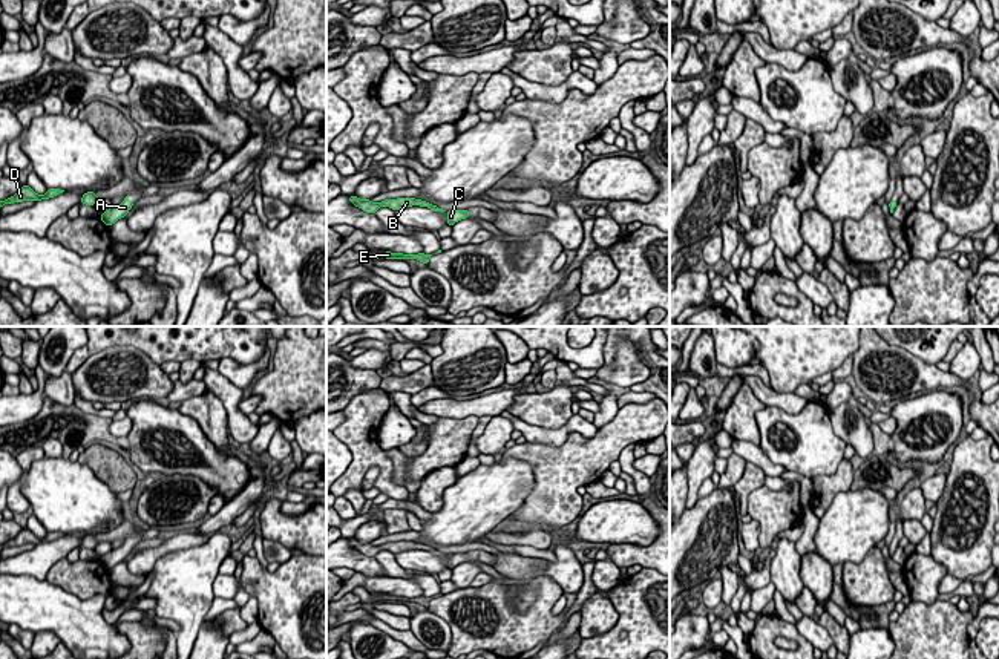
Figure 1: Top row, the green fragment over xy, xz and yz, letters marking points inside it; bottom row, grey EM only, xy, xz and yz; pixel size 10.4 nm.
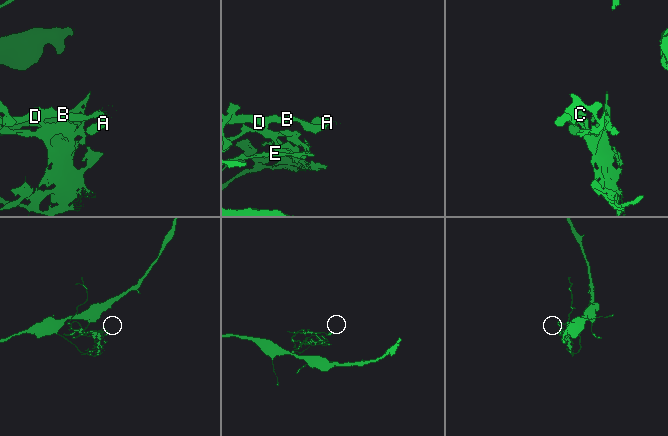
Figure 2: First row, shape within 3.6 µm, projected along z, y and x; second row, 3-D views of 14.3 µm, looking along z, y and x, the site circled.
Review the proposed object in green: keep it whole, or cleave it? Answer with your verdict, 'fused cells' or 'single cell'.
single cell

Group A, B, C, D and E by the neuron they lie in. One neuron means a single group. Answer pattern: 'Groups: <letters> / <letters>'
Groups: A B C D E

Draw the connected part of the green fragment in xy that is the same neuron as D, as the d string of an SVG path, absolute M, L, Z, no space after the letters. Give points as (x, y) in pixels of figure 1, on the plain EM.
M23 527L21 532L14 539L9 539L8 543L0 544L0 550L3 550L5 547L23 546L23 544L37 546L41 543L54 541L63 535L64 533L61 532L47 532L44 538L37 538L28 527Z

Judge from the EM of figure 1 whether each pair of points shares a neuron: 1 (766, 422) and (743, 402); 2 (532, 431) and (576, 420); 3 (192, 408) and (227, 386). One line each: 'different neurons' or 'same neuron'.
1: different neurons
2: same neuron
3: different neurons

